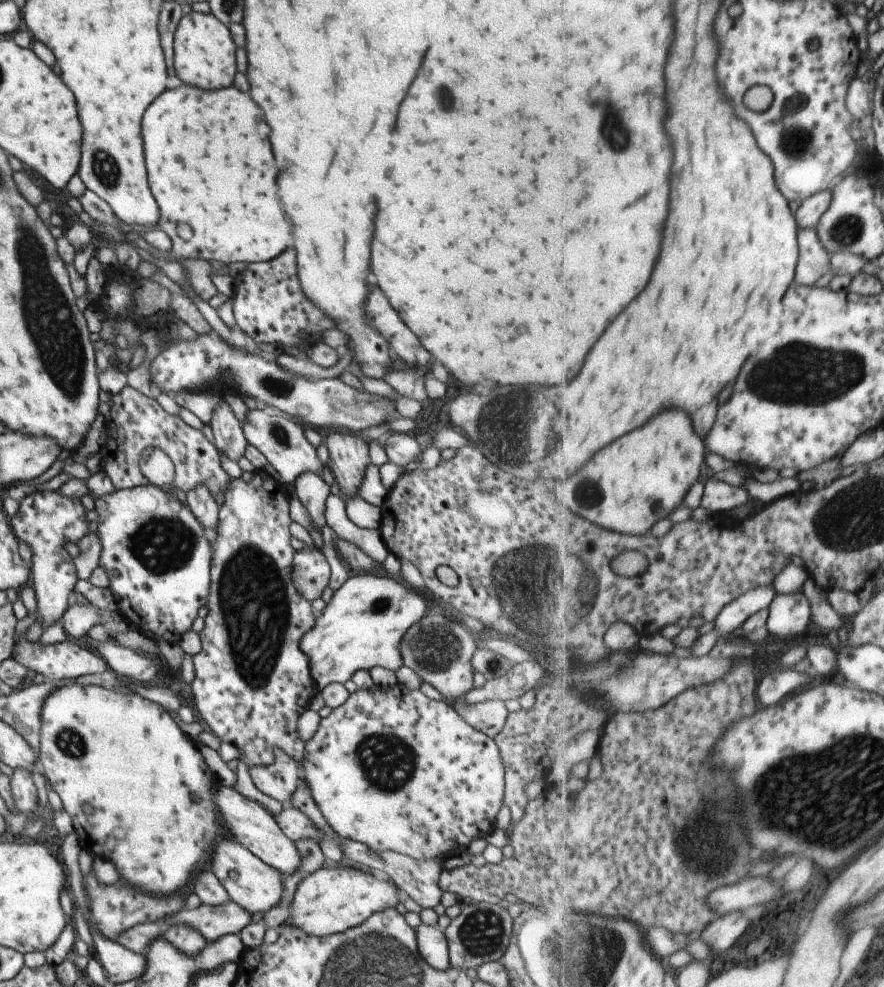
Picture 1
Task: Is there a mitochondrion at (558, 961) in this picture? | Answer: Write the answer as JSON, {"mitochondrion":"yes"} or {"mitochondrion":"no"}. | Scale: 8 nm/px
{"mitochondrion":"yes"}

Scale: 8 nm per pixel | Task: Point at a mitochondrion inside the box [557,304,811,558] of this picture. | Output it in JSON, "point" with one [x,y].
{"point":[587,492]}

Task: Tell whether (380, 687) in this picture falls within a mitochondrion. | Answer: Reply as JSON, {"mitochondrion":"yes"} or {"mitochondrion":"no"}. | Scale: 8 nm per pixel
{"mitochondrion":"no"}

